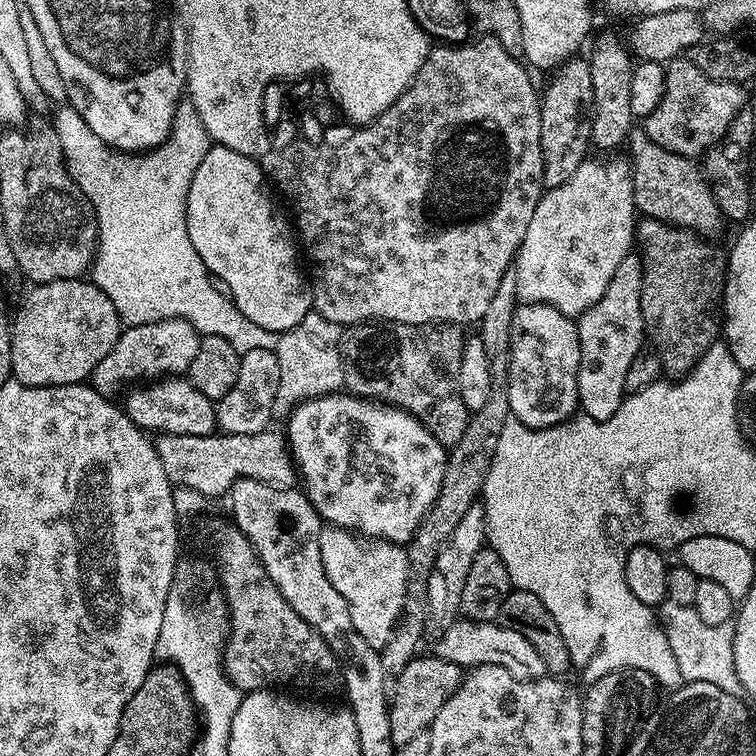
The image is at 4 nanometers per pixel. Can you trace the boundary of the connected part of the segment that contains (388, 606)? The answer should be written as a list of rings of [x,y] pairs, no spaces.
[[[324,526],[320,529],[320,545],[322,546],[322,566],[326,566],[326,578],[346,598],[346,606],[350,606],[350,618],[354,622],[354,630],[370,642],[377,650],[390,642],[392,632],[396,629],[396,622],[400,618],[406,603],[408,589],[408,553],[401,545],[388,540],[365,538],[357,533],[349,532],[346,528]]]

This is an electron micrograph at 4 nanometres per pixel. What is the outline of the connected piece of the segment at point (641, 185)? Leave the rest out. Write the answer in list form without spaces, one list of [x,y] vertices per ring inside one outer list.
[[[643,130],[633,131],[629,135],[627,148],[626,156],[632,165],[634,202],[641,217],[677,224],[705,238],[716,238],[726,227],[724,215],[710,190],[708,179],[695,159],[658,146],[658,142],[650,139]]]

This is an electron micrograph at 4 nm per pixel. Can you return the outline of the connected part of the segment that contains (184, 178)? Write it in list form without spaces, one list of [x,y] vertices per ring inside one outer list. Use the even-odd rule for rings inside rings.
[[[181,99],[176,107],[170,134],[157,148],[149,148],[147,152],[120,152],[102,142],[98,134],[86,126],[78,110],[70,106],[57,108],[60,109],[56,112],[54,127],[62,146],[64,169],[87,198],[98,226],[96,258],[92,261],[90,280],[110,298],[121,321],[131,326],[163,320],[185,320],[194,326],[201,337],[226,338],[226,342],[230,342],[230,346],[234,346],[234,350],[241,354],[250,350],[275,349],[278,344],[277,333],[250,322],[250,318],[238,310],[232,297],[214,283],[202,258],[198,258],[198,250],[194,250],[194,242],[190,242],[190,234],[186,230],[186,198],[190,194],[190,182],[194,182],[194,170],[198,170],[202,158],[206,158],[206,154],[214,147],[192,101]]]

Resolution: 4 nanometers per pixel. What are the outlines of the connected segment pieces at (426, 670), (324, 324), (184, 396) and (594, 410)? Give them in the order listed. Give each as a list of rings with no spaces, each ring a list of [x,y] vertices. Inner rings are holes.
[[[435,654],[417,655],[402,670],[402,676],[398,678],[397,690],[390,696],[388,717],[390,718],[390,738],[397,748],[406,746],[406,742],[418,738],[418,734],[427,732],[428,727],[434,722],[438,710],[458,690],[462,679],[461,665],[445,660]]]
[[[313,310],[306,314],[306,318],[302,318],[302,322],[298,322],[298,326],[282,334],[284,352],[282,351],[278,398],[274,402],[274,413],[277,417],[287,417],[303,400],[329,396],[331,392],[339,392],[344,388],[344,371],[340,357],[341,331],[341,325],[330,322],[330,318],[322,318],[322,314]]]
[[[170,376],[151,381],[147,386],[133,387],[123,397],[122,407],[128,417],[149,434],[210,436],[217,431],[216,404],[187,378]]]
[[[630,254],[622,258],[618,270],[614,270],[614,278],[610,278],[610,286],[606,286],[606,294],[594,306],[590,306],[576,320],[578,342],[580,343],[580,369],[577,374],[578,408],[581,413],[595,420],[614,418],[618,406],[622,406],[626,395],[626,370],[630,370],[630,362],[645,347],[646,333],[644,319],[640,309],[640,295],[644,281],[644,268],[640,264],[639,255]]]

